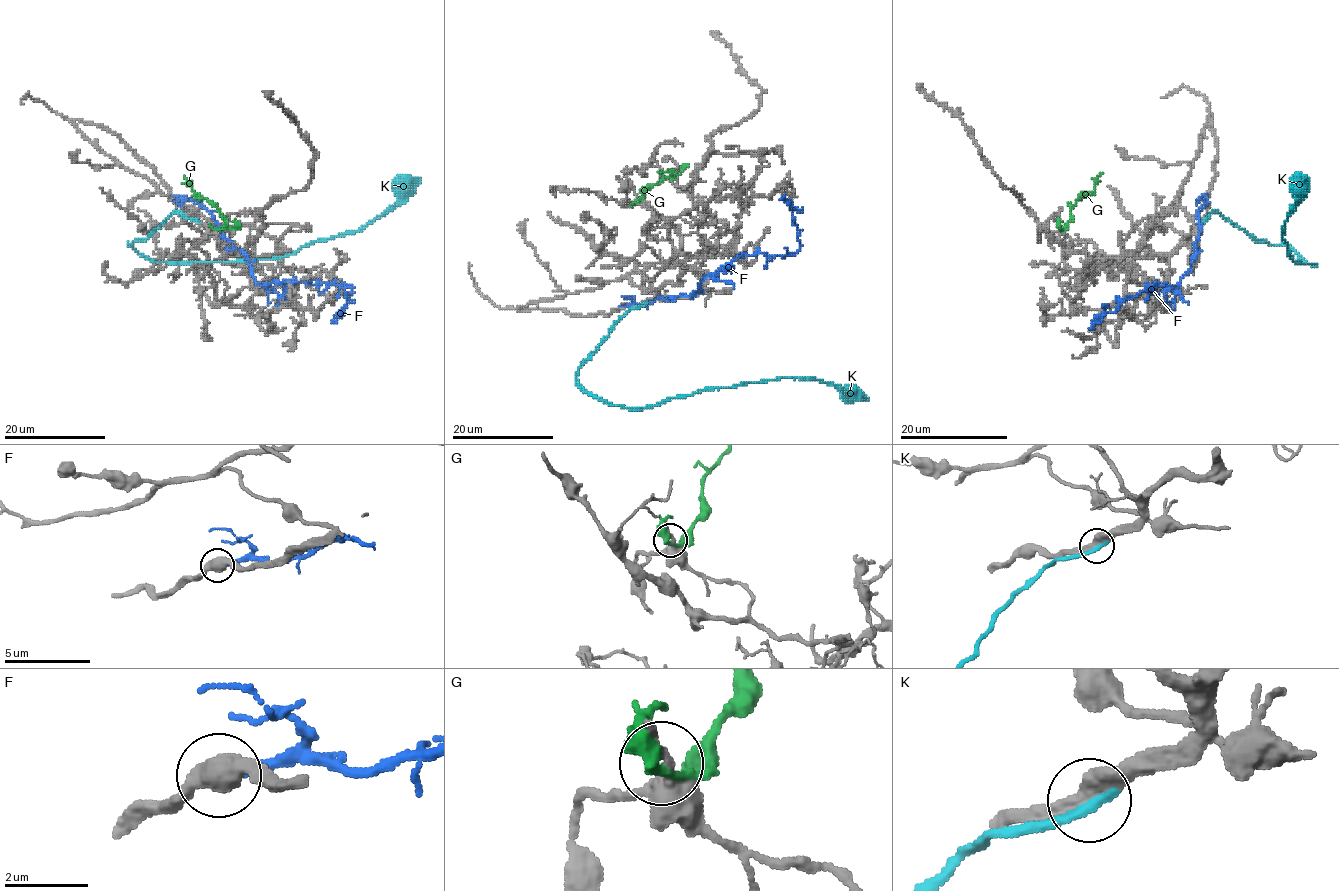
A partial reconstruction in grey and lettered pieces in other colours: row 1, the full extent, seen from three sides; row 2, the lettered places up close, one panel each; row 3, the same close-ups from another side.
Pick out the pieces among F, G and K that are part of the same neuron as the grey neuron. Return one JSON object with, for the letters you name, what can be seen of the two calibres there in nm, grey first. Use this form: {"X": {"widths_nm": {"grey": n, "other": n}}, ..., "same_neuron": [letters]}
{"K": {"widths_nm": {"grey": 400, "other": 320}}, "same_neuron": ["K"]}

